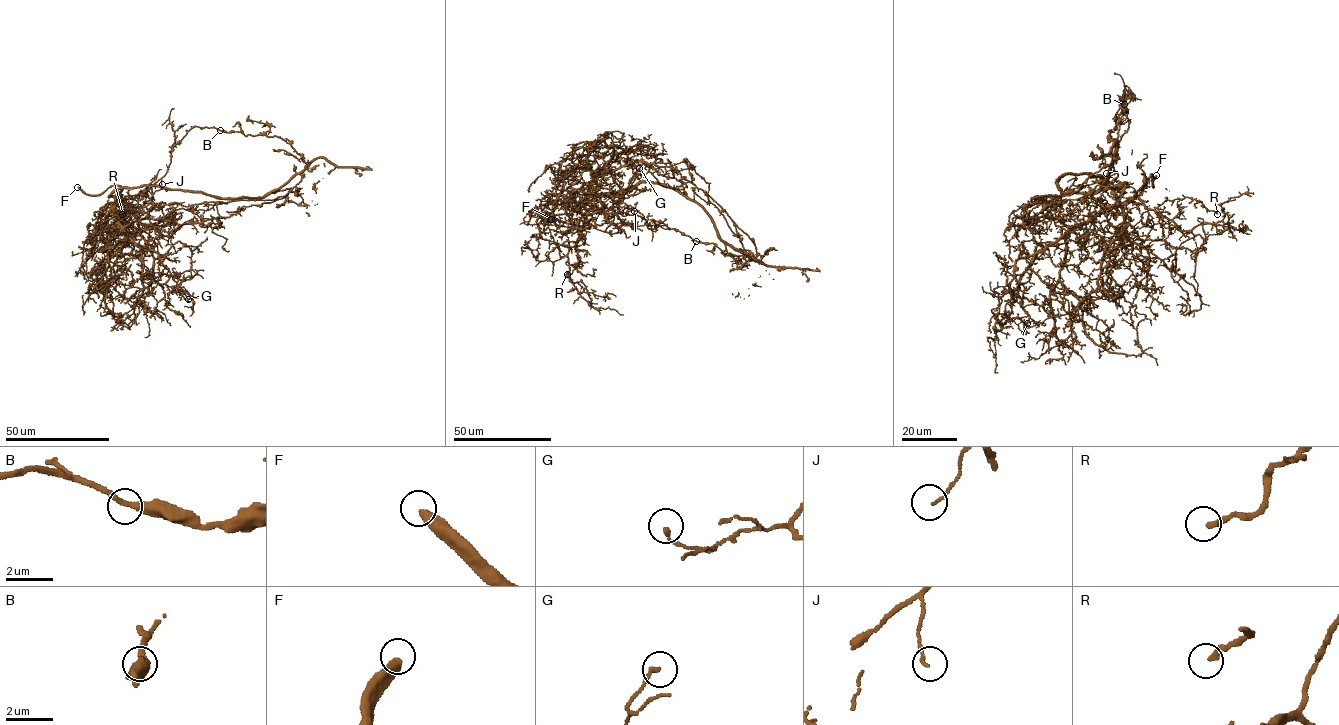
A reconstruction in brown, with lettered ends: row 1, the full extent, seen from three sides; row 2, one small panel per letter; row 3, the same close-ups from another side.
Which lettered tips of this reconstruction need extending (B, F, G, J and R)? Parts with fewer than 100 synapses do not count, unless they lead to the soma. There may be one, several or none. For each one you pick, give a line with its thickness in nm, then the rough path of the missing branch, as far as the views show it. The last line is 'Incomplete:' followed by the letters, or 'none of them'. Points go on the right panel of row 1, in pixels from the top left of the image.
F: 440 nm thick; missing branch runs (1156, 175), (1161, 168), (1167, 167), (1157, 183), (1146, 187), (1148, 189)
Incomplete: F

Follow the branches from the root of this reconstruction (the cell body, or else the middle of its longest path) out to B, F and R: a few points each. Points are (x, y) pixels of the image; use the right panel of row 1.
B: (1062, 176), (1099, 177), (1115, 202), (1092, 195), (1117, 175), (1124, 104)
F: (1062, 176), (1087, 174), (1099, 177), (1122, 203), (1131, 200), (1150, 175), (1154, 186), (1156, 175)
R: (1062, 176), (1099, 177), (1120, 203), (1138, 196), (1147, 208), (1155, 209), (1167, 200), (1191, 197), (1217, 214)

